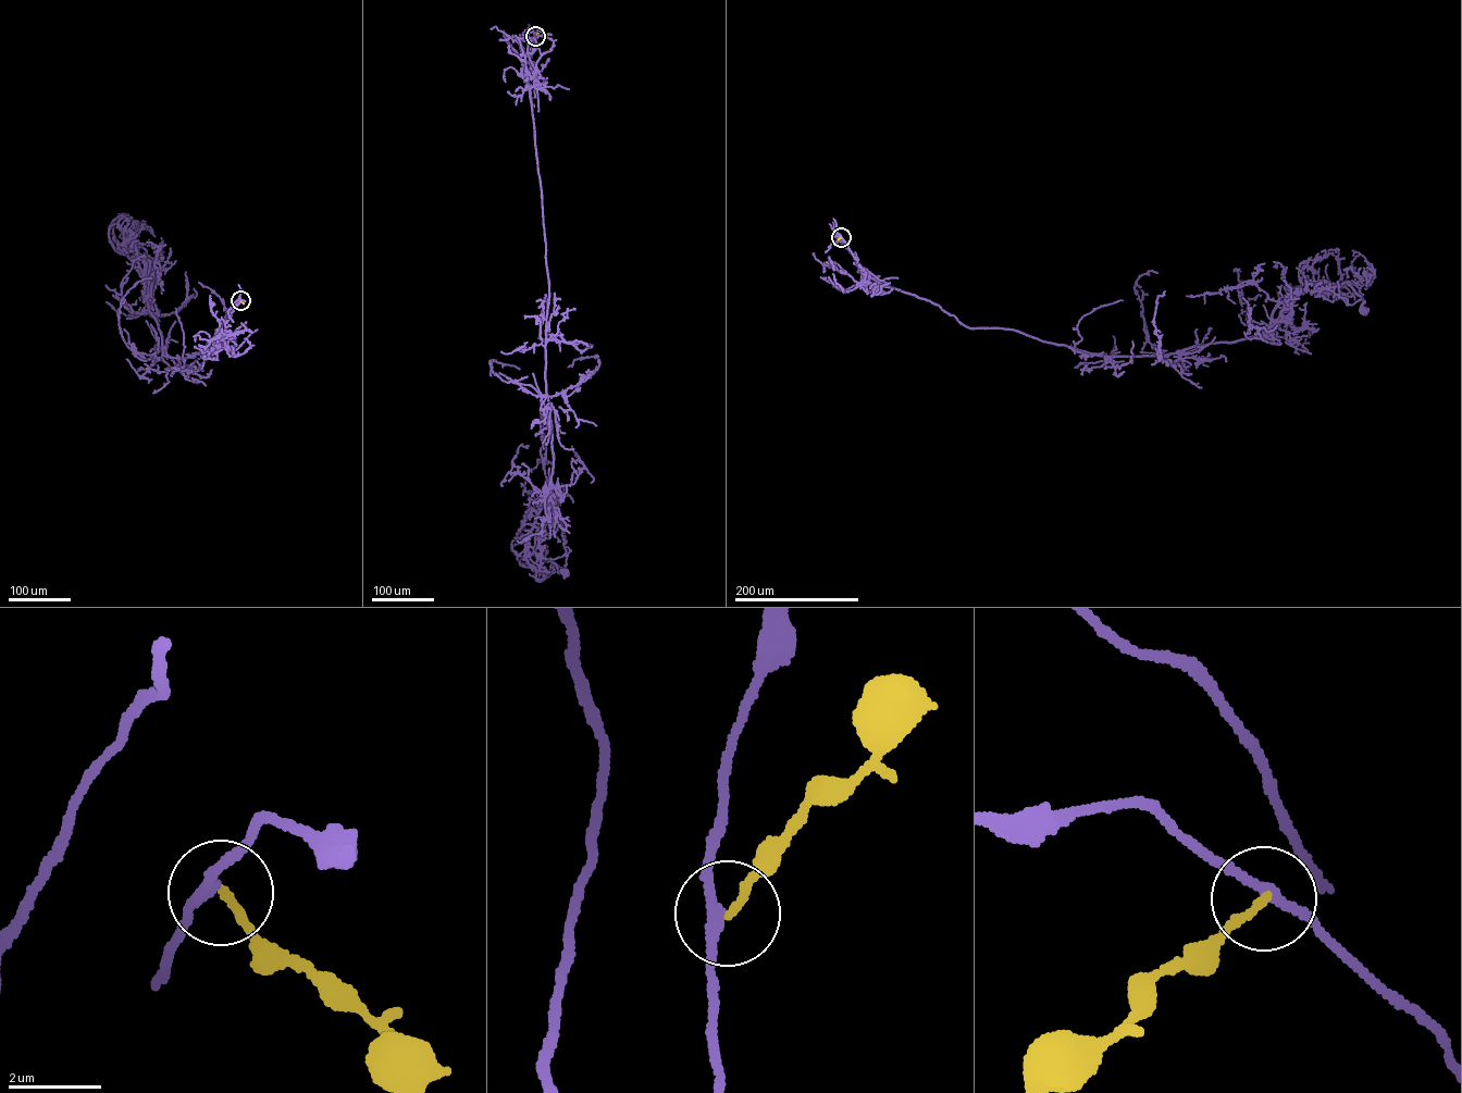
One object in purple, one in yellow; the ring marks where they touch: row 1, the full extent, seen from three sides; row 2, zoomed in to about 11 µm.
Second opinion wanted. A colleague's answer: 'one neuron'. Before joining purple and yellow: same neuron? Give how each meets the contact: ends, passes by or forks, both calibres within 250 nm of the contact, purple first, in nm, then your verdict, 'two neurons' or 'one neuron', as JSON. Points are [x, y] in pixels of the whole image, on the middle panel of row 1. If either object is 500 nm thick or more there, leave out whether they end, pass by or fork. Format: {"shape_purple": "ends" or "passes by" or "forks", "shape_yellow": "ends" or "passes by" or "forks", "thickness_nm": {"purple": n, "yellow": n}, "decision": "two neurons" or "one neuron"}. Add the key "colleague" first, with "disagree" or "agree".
{"colleague": "disagree", "shape_purple": "passes by", "shape_yellow": "ends", "thickness_nm": {"purple": 240, "yellow": 180}, "decision": "two neurons"}

